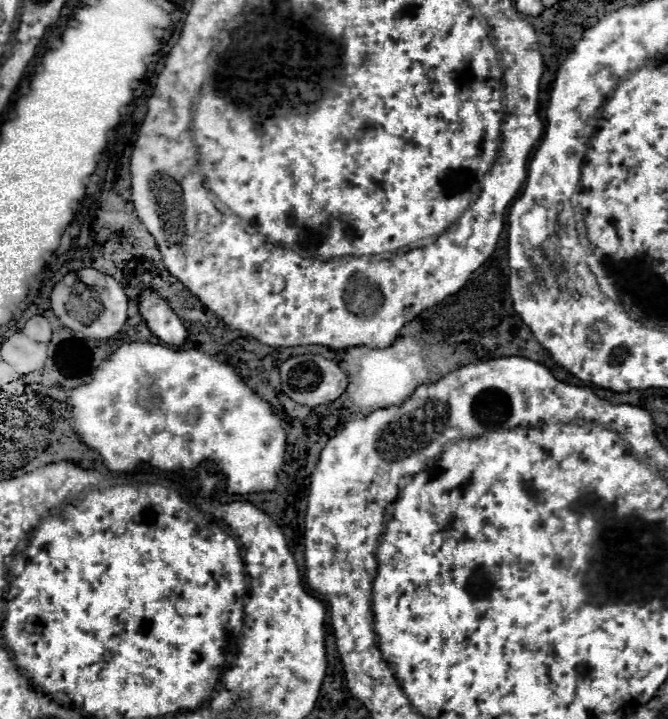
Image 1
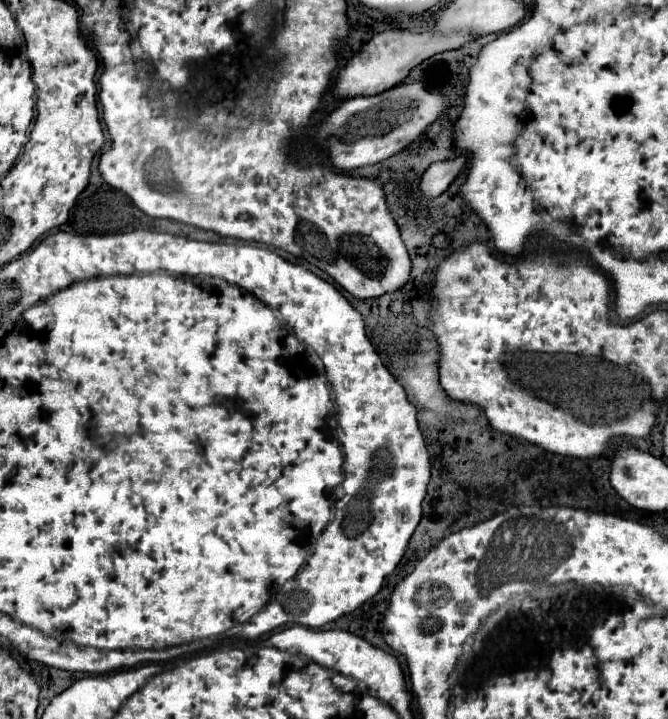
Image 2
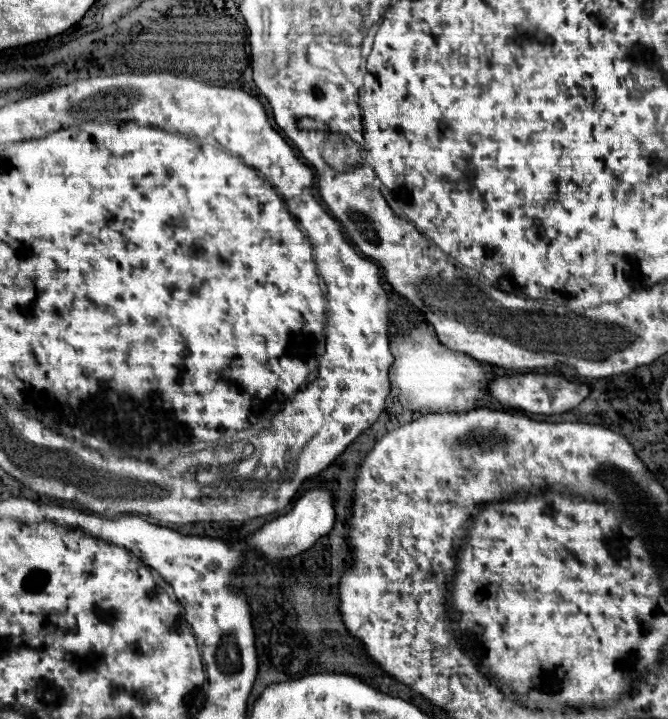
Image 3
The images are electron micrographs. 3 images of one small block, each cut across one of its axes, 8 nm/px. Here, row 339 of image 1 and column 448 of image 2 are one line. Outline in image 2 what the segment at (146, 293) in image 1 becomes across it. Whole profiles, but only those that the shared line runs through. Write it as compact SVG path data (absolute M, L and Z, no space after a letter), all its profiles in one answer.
M456 156L452 160L444 160L444 162L434 162L422 176L420 192L426 198L440 196L454 182L454 178L462 172L464 166L466 166L464 156Z

